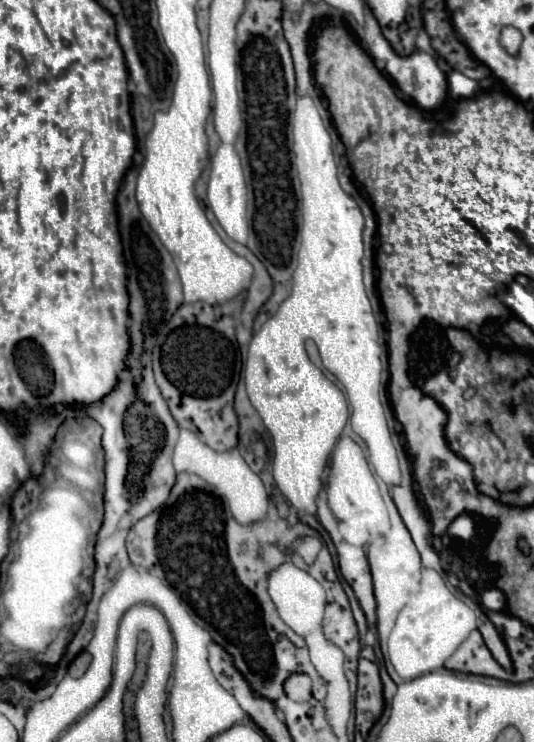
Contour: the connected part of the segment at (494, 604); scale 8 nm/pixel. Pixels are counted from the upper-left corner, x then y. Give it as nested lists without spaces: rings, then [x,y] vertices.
[[[492,588],[492,590],[486,590],[486,592],[482,592],[482,606],[486,608],[486,610],[504,610],[504,606],[506,606],[506,598],[504,598],[504,594],[500,592],[500,590],[496,590],[496,588]]]

